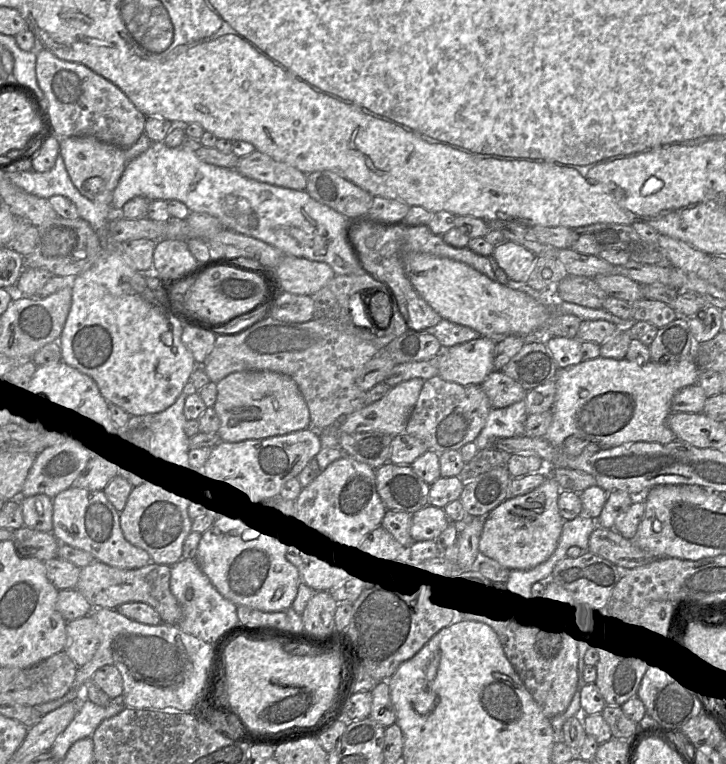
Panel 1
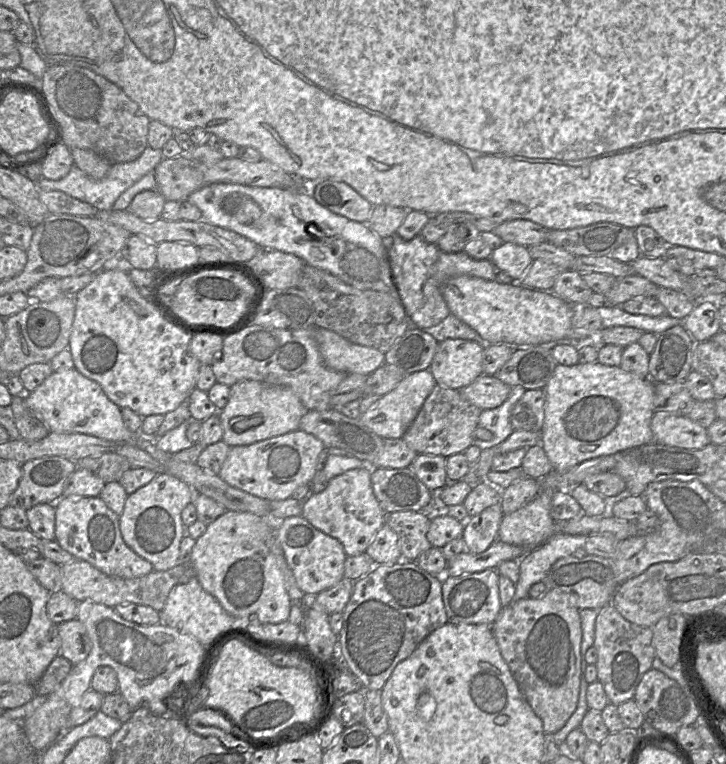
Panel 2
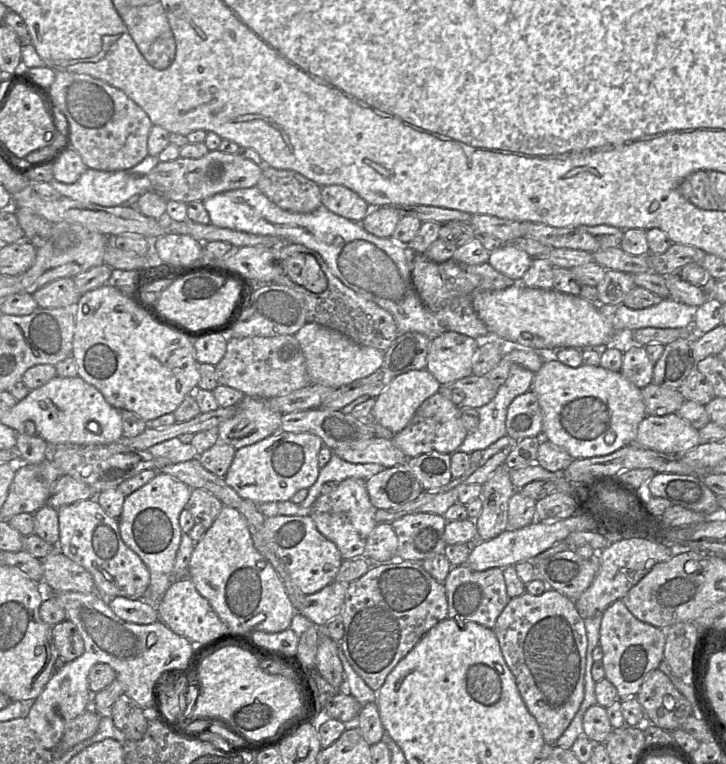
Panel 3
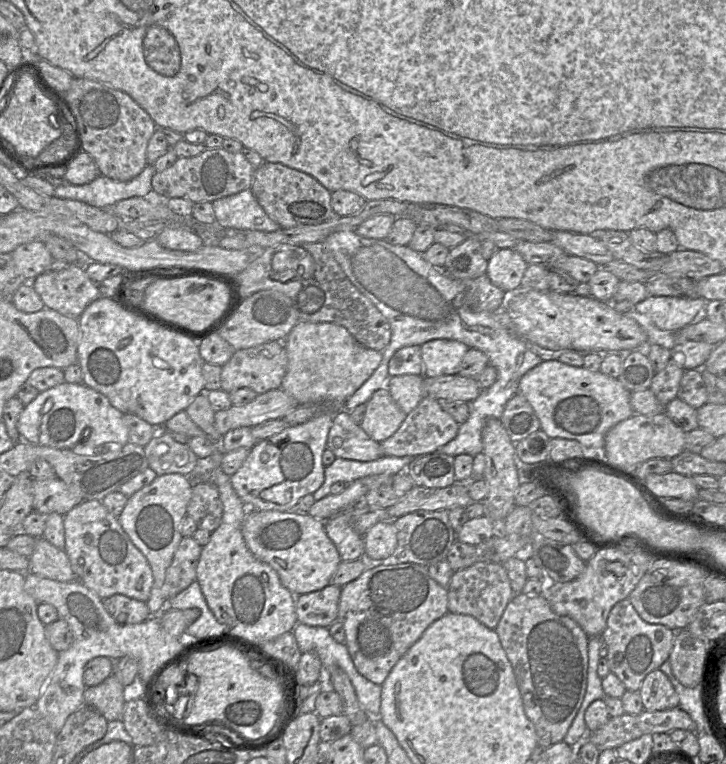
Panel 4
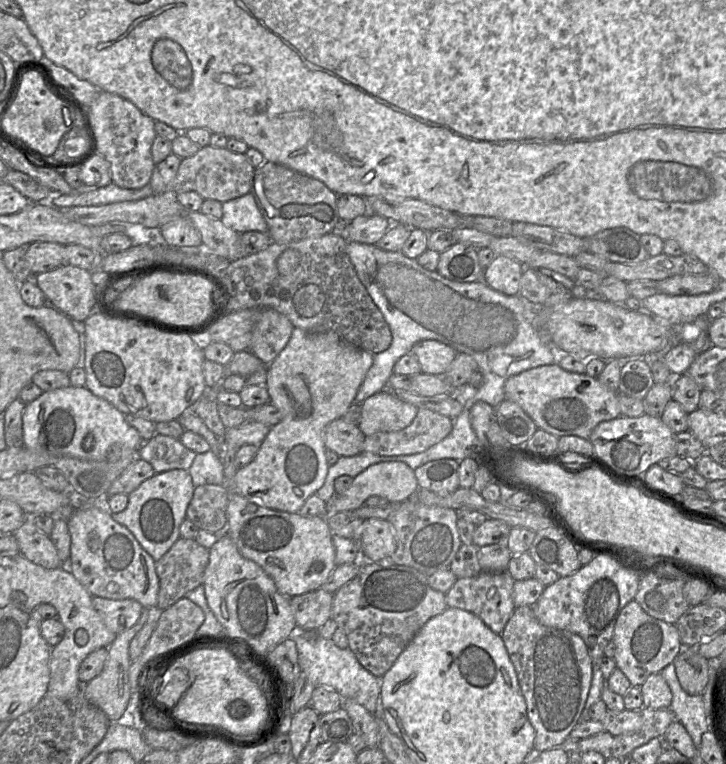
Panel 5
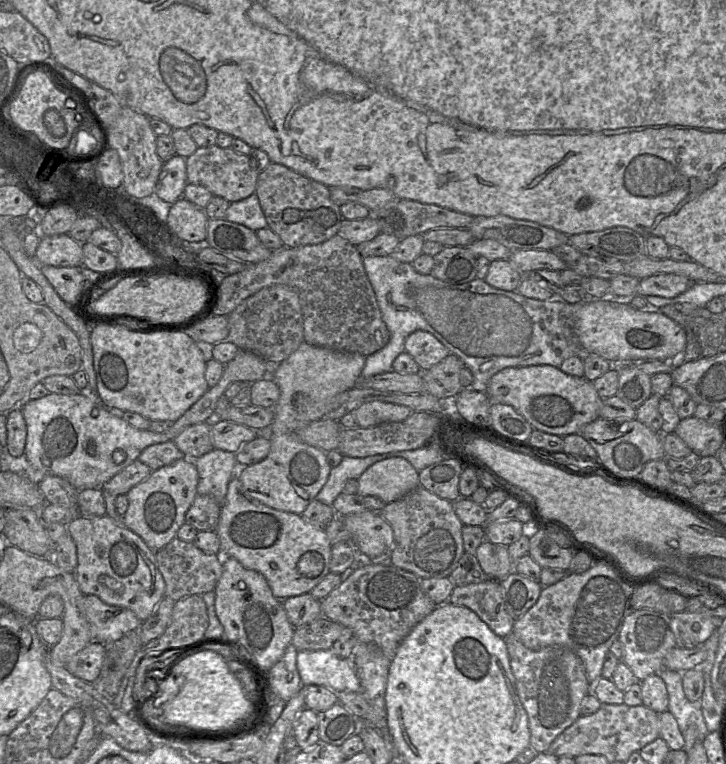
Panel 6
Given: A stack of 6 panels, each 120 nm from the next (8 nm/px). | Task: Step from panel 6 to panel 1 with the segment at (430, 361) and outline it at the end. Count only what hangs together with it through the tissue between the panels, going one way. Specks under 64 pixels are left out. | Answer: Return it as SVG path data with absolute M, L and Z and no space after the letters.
M481 336L438 352L438 376L445 381L460 385L481 385L494 371L493 351L495 341Z

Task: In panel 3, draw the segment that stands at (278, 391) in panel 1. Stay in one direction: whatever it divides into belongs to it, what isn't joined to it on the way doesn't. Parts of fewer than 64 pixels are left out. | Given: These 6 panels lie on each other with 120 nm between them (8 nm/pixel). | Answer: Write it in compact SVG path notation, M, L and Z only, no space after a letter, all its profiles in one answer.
M245 396L237 406L236 414L218 426L219 442L236 450L255 444L280 431L282 416L283 414L267 407L264 400Z

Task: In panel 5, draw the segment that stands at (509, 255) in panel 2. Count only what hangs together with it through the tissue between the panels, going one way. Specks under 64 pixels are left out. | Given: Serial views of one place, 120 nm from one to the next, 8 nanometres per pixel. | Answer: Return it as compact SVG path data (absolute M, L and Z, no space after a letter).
M498 255L484 269L483 281L506 295L517 295L519 294L520 280L525 267L514 259Z

